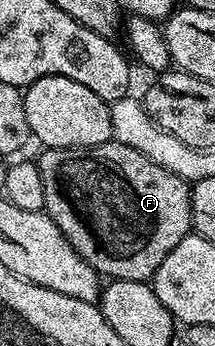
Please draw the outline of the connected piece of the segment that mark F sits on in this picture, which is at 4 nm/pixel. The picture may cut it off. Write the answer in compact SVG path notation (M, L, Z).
M113 140L87 148L73 148L70 150L48 148L43 153L44 155L38 158L38 165L42 172L42 192L46 192L44 210L48 217L54 220L54 224L58 224L62 236L66 236L66 240L70 240L74 252L78 252L78 256L82 256L82 260L86 260L86 264L90 264L95 268L97 274L105 279L115 280L121 278L122 280L134 280L135 282L148 282L152 275L156 273L158 264L162 264L162 260L166 260L166 256L170 256L173 248L192 230L192 191L189 183L178 176L174 176L174 172L166 172L166 168L154 164L154 160L146 160L146 156L142 156L142 152L134 152L134 148L126 148L126 144Z

